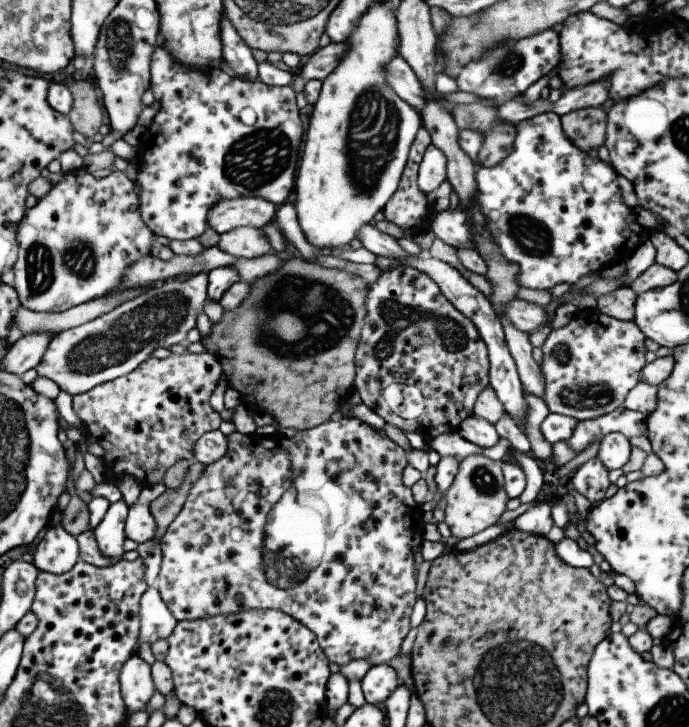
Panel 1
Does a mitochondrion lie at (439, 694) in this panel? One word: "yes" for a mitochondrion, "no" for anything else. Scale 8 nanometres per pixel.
no

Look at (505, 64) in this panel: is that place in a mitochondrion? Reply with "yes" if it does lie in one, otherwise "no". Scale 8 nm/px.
yes

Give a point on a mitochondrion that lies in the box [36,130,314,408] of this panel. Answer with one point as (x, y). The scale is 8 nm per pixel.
(161, 316)

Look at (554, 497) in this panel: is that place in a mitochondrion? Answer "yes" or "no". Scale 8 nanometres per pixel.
no

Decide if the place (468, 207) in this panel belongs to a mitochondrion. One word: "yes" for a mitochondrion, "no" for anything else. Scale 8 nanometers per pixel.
no

